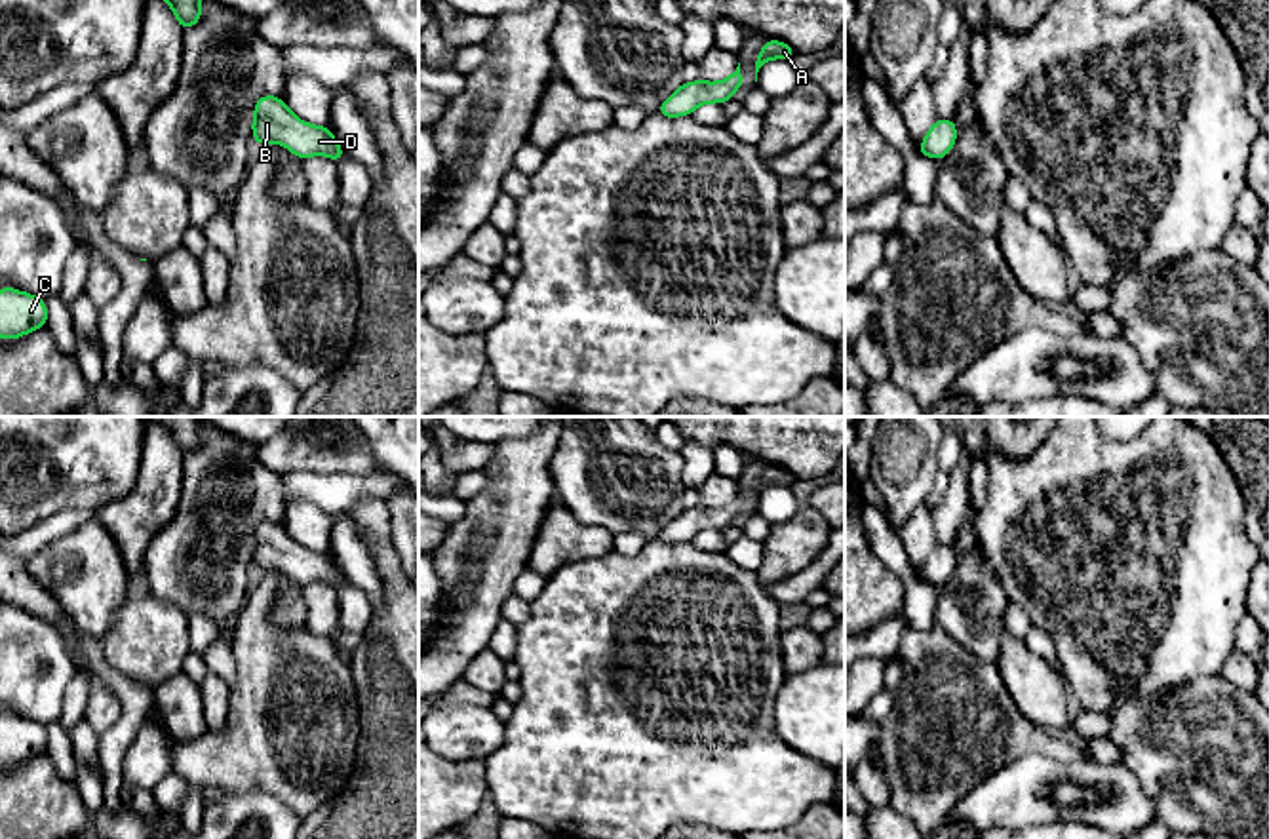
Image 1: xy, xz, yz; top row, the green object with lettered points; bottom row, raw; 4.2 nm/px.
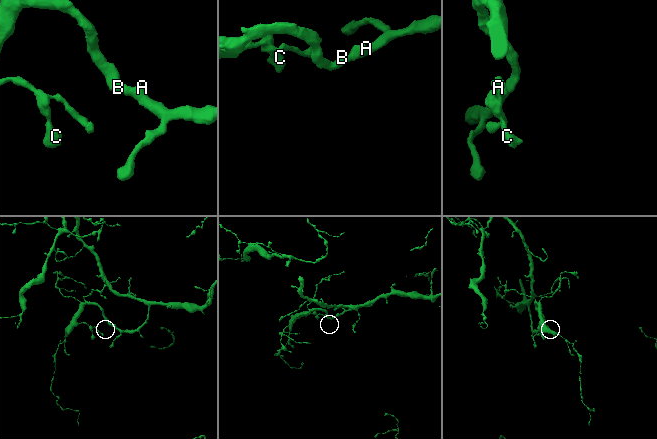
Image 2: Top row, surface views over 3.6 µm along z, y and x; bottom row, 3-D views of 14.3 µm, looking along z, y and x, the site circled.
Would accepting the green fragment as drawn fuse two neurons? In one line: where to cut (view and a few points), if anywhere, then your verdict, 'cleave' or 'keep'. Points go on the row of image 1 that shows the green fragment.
no cut | keep

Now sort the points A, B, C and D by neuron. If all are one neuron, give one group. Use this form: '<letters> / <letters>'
A B C D

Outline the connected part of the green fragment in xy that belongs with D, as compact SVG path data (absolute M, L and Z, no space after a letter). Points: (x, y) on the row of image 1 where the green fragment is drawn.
M263 95L255 101L253 112L255 145L278 143L291 150L299 160L327 156L341 162L344 152L335 135L325 126L312 126L299 120L276 95Z

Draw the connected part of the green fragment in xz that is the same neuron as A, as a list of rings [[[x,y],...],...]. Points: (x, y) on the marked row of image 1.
[[[767,40],[761,49],[759,49],[759,55],[757,55],[757,61],[755,61],[755,82],[757,82],[757,72],[759,68],[771,61],[771,59],[788,59],[791,61],[795,55],[795,49],[780,40]]]

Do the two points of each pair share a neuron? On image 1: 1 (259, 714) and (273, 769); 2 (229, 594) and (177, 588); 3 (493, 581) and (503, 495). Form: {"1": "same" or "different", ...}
{"1": "same", "2": "same", "3": "same"}

